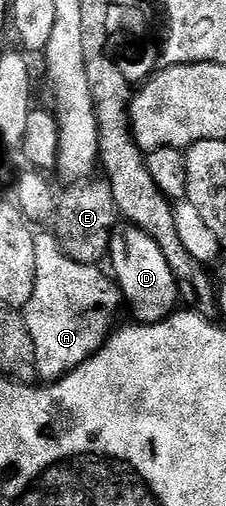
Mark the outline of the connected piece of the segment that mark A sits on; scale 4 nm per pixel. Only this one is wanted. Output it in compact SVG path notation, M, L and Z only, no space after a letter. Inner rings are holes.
M41 231L36 232L33 237L35 243L35 265L36 265L36 277L35 277L35 289L32 290L31 300L27 303L25 308L22 308L21 314L24 317L24 323L27 325L27 331L31 335L32 347L35 349L35 365L37 376L40 380L44 382L53 382L57 379L61 379L66 375L67 372L78 370L83 363L101 348L102 344L108 339L111 326L111 311L120 309L123 296L120 292L120 287L117 286L116 282L105 272L101 271L101 267L93 264L91 266L83 265L81 262L77 261L76 258L66 256L68 255L62 248L59 247L57 243L57 238L52 235L52 232Z

